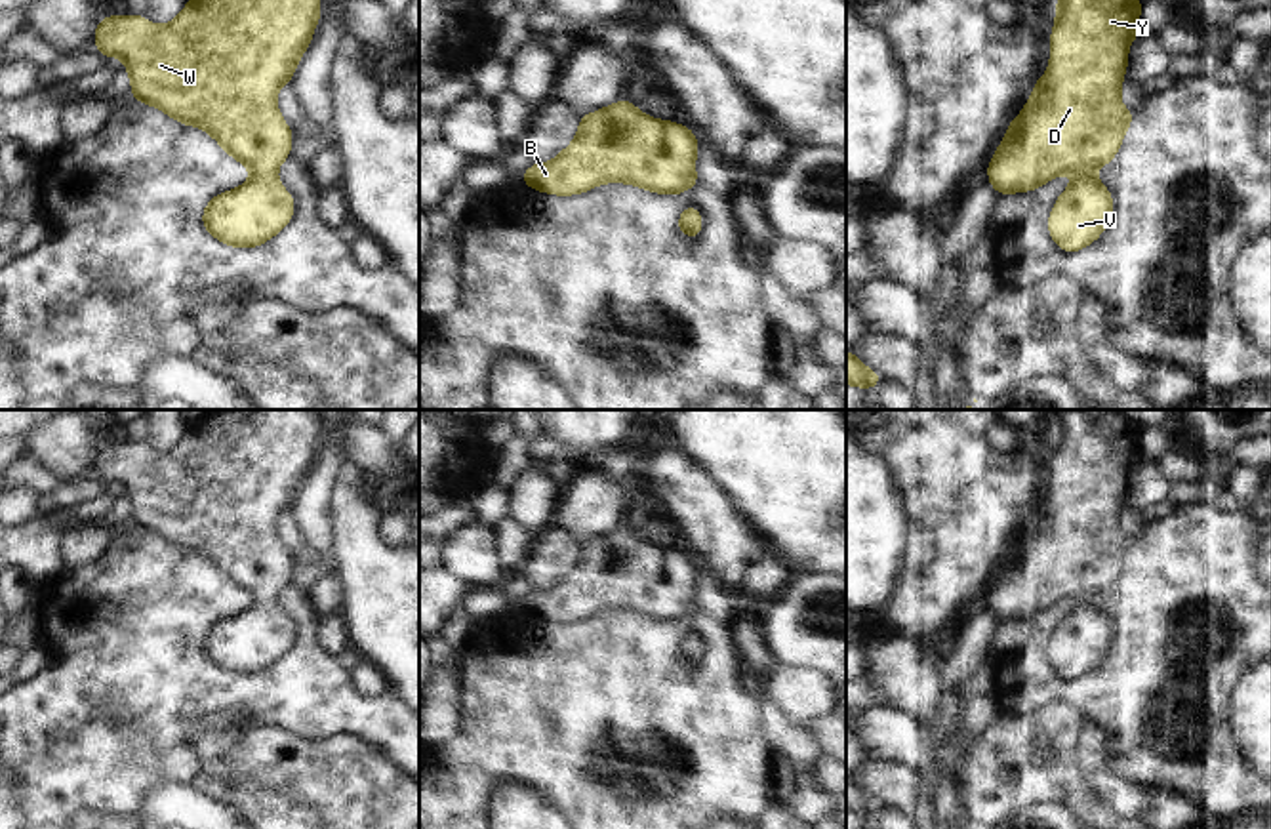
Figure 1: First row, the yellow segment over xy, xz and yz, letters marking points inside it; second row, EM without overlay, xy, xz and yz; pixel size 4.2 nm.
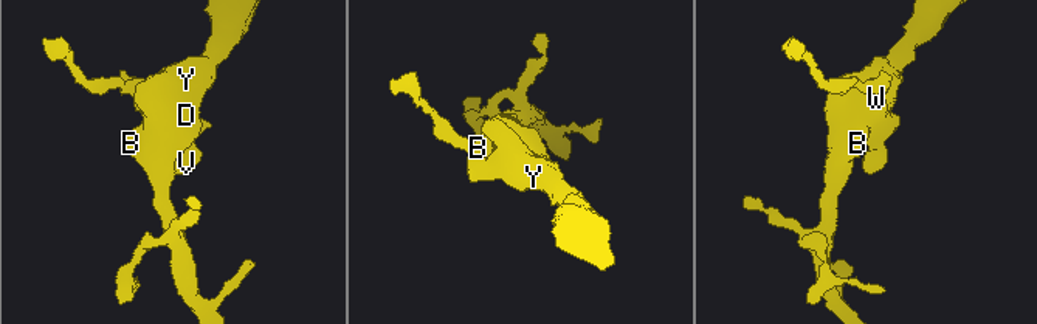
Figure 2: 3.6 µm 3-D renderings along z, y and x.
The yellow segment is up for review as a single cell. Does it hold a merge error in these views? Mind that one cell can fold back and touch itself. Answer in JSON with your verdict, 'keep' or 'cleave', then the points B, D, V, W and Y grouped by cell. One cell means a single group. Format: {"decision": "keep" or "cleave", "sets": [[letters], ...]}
{"decision": "keep", "sets": [["B", "D", "V", "W", "Y"]]}

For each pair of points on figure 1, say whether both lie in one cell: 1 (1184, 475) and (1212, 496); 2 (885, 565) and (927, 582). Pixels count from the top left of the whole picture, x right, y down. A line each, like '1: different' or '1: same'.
1: different
2: different

